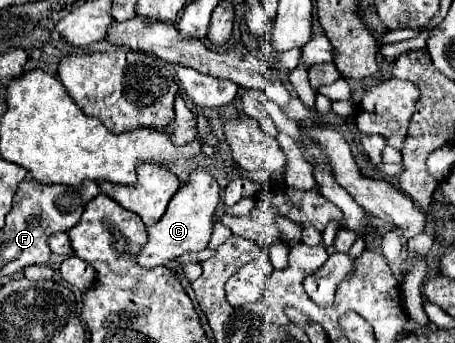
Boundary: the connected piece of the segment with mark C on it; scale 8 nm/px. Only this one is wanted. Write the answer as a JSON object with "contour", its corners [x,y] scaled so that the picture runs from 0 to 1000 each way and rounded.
{"contour":[[[426,496],[418,507],[418,531],[396,542],[396,554],[374,583],[360,630],[338,653],[325,659],[325,706],[299,746],[299,764],[316,781],[360,776],[369,758],[382,758],[409,735],[435,735],[457,717],[466,659],[470,659],[470,618],[484,589],[484,542],[453,496]]]}

